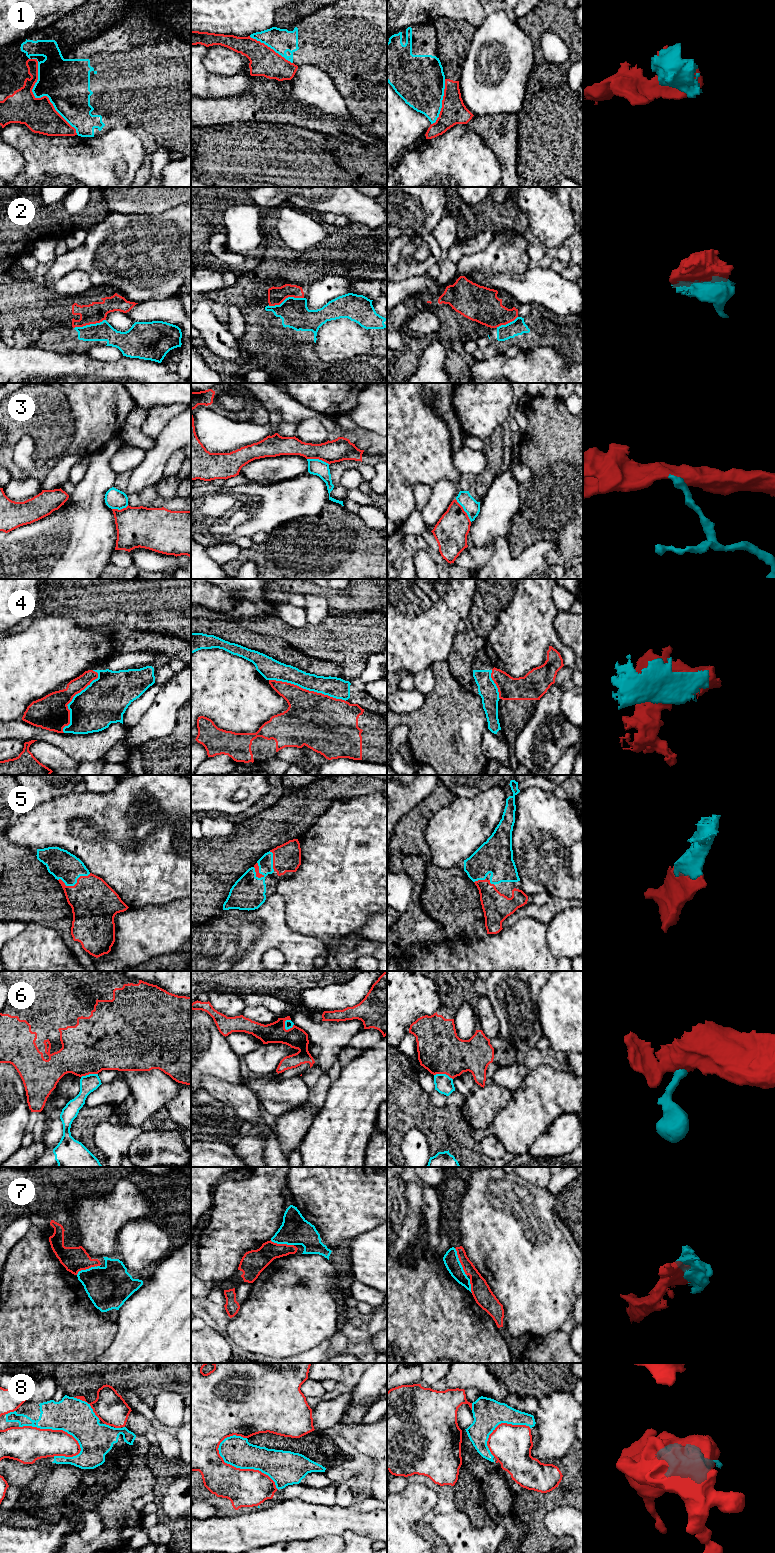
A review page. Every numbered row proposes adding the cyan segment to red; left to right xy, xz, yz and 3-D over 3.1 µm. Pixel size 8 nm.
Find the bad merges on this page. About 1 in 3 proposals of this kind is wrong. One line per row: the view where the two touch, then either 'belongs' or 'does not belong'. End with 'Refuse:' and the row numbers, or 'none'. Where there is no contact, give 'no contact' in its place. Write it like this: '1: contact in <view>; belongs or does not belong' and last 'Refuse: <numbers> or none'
1: contact in xy; does not belong
2: contact in xz; does not belong
3: contact in yz; does not belong
4: contact in xz; does not belong
5: contact in xy; belongs
6: contact in xz; does not belong
7: contact in yz; belongs
8: contact in xz; does not belong
Refuse: 1, 2, 3, 4, 6, 8

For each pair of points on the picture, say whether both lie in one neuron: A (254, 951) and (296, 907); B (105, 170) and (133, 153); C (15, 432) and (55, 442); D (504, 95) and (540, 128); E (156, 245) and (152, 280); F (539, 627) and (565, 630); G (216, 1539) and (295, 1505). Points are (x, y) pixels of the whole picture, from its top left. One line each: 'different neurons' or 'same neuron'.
A: different neurons
B: same neuron
C: same neuron
D: different neurons
E: same neuron
F: different neurons
G: same neuron

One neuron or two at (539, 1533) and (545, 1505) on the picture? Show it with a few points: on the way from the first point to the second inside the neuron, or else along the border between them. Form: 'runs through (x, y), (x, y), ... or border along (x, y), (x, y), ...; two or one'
runs through (538, 1526), (538, 1512); one

